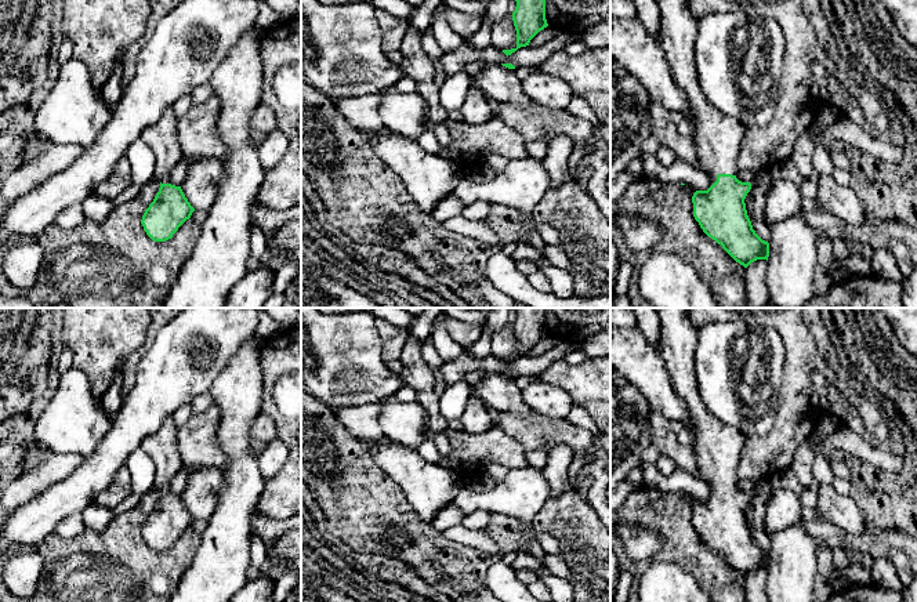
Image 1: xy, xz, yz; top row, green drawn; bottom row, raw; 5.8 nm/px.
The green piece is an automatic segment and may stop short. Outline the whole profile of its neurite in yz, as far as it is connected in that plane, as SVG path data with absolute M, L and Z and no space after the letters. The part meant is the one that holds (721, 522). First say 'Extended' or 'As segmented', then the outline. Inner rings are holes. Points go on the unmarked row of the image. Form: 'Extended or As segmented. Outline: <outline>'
Extended. Outline: M656 308L662 322L659 351L667 369L674 391L685 402L691 417L688 427L692 435L692 449L697 464L697 478L711 486L713 494L707 500L696 500L692 505L693 526L703 541L715 550L740 574L747 577L757 569L769 566L769 552L762 550L753 538L747 525L744 508L751 498L750 492L736 487L736 468L744 443L744 435L717 421L704 407L696 391L695 347L696 329L688 308Z

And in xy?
Extended. Outline: M167 417L157 431L148 435L141 447L155 464L155 487L160 492L141 533L153 551L166 551L195 521L181 496L168 492L173 478L184 468L173 417Z

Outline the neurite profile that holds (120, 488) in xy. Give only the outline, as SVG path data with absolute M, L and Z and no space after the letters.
M123 465L115 475L112 483L95 497L95 503L113 509L131 494L131 475Z

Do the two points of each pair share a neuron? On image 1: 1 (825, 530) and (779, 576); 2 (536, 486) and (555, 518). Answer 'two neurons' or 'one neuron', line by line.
1: two neurons
2: two neurons

